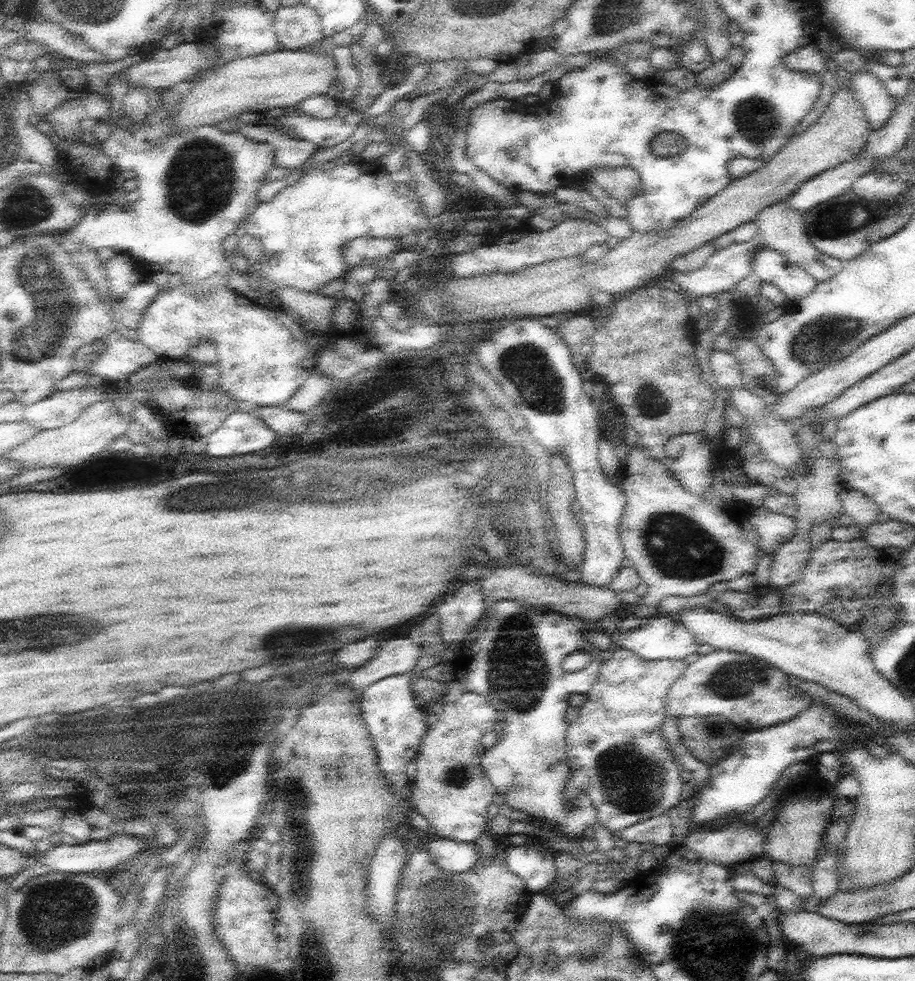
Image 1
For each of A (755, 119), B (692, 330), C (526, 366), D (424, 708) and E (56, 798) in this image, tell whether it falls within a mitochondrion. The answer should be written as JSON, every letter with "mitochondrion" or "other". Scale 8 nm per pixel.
{"A":"mitochondrion","B":"other","C":"mitochondrion","D":"other","E":"other"}

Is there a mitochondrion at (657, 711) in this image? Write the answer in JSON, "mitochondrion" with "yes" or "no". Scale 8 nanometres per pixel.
{"mitochondrion":"no"}

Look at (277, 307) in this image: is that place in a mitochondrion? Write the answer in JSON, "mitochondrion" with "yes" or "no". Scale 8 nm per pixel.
{"mitochondrion":"no"}

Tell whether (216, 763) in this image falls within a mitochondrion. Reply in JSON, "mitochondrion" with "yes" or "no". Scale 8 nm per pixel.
{"mitochondrion":"yes"}

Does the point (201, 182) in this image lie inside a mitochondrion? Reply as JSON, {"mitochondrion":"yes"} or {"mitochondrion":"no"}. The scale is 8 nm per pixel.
{"mitochondrion":"yes"}

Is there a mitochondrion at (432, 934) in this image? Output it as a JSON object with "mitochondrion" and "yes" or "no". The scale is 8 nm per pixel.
{"mitochondrion":"yes"}

